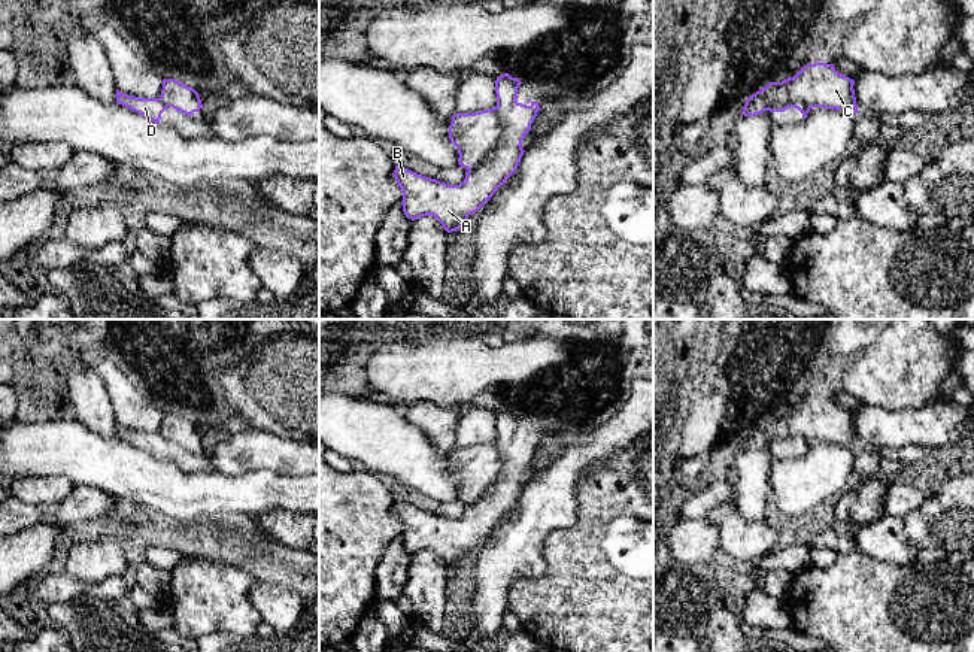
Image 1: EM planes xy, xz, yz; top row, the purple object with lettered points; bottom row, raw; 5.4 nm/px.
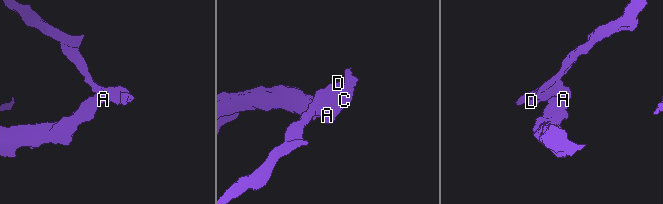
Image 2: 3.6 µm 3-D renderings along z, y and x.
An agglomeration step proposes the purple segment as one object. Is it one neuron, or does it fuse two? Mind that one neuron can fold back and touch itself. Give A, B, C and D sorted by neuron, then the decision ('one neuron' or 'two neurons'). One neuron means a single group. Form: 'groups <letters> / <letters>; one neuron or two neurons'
groups A B C / D; two neurons

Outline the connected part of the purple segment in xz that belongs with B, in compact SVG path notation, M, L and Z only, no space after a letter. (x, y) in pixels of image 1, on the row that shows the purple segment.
M509 73L497 78L495 109L501 119L501 136L459 185L449 185L395 166L392 176L403 191L403 212L409 219L431 215L447 233L456 231L516 172L525 152L522 140L540 110L537 101L516 101L519 85L521 81Z

